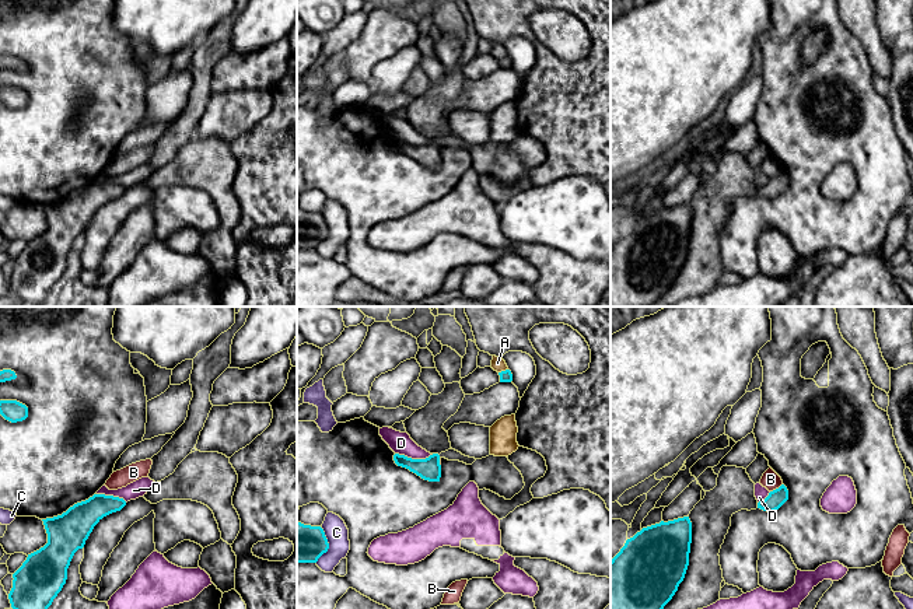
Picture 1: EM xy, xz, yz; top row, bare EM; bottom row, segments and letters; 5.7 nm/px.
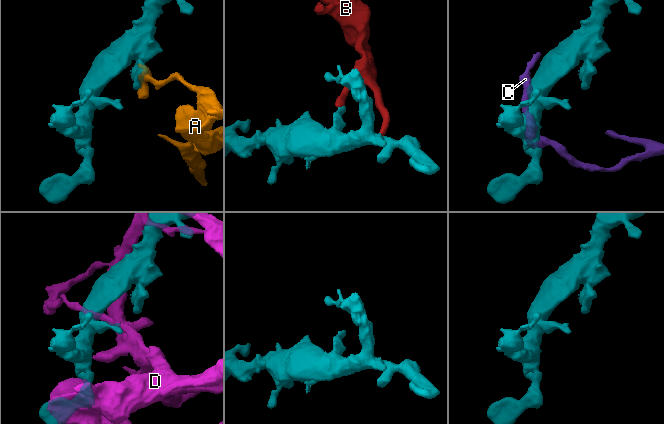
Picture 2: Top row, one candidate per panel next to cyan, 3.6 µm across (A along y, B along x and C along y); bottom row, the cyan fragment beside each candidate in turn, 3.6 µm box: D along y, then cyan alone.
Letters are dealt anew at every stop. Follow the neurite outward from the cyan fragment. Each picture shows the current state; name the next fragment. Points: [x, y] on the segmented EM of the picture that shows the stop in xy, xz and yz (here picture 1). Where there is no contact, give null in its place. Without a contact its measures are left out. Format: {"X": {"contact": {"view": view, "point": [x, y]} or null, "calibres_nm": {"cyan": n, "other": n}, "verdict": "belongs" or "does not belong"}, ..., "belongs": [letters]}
{"A": {"contact": {"view": "xz", "point": [503, 371]}, "calibres_nm": {"cyan": 70, "other": 80}, "verdict": "does not belong"}, "B": {"contact": {"view": "yz", "point": [776, 489]}, "calibres_nm": {"cyan": 100, "other": 100}, "verdict": "does not belong"}, "C": {"contact": {"view": "xz", "point": [328, 545]}, "calibres_nm": {"cyan": 220, "other": 140}, "verdict": "does not belong"}, "D": {"contact": {"view": "xz", "point": [415, 459]}, "calibres_nm": {"cyan": 130, "other": 130}, "verdict": "does not belong"}, "belongs": []}

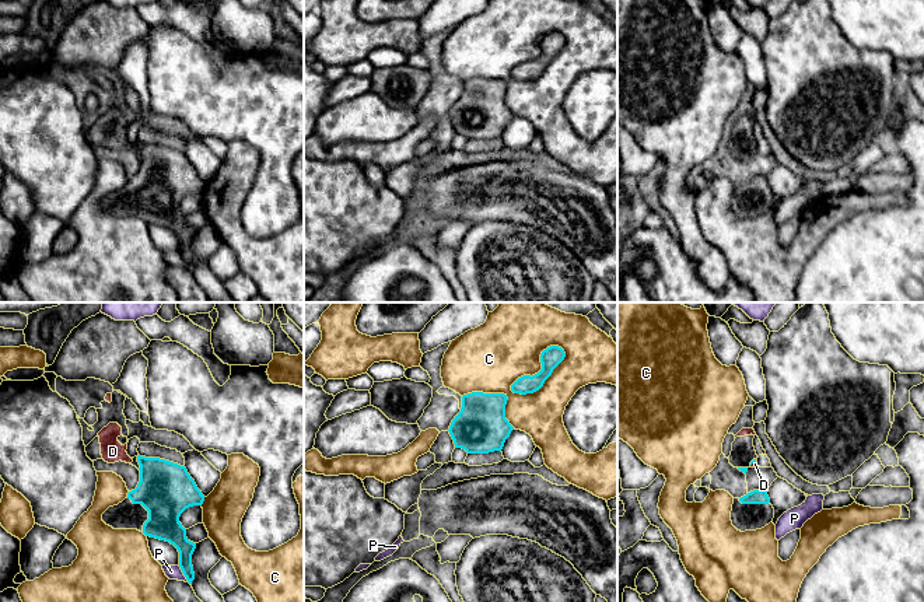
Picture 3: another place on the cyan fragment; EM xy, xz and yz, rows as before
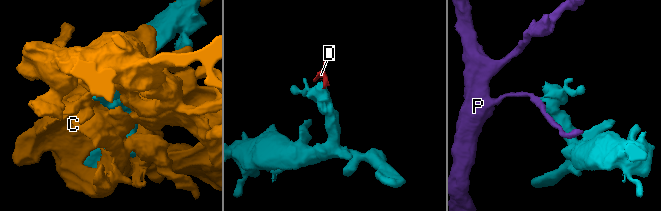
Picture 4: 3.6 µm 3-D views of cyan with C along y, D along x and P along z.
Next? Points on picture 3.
{"C": {"contact": {"view": "xz", "point": [543, 382]}, "calibres_nm": {"cyan": 120, "other": 300}, "verdict": "does not belong"}, "D": {"contact": {"view": "yz", "point": [753, 462]}, "calibres_nm": {"cyan": 20, "other": 20}, "verdict": "belongs"}, "P": {"contact": {"view": "xy", "point": [184, 574]}, "calibres_nm": {"cyan": 120, "other": 80}, "verdict": "does not belong"}, "belongs": ["D"]}

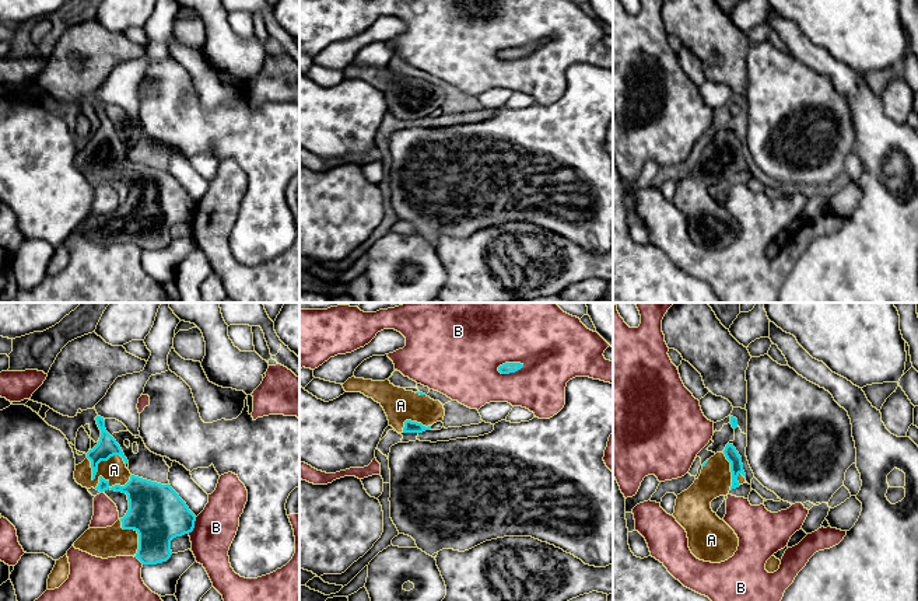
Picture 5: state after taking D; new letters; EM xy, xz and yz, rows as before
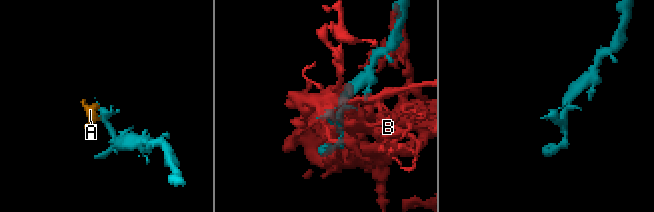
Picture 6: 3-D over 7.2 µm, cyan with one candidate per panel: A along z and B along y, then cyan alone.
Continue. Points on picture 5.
{"A": {"contact": {"view": "xy", "point": [104, 460]}, "calibres_nm": {"cyan": 120, "other": 140}, "verdict": "belongs"}, "B": {"contact": {"view": "xz", "point": [510, 363]}, "calibres_nm": {"cyan": 60, "other": 500}, "verdict": "does not belong"}, "belongs": ["A"]}

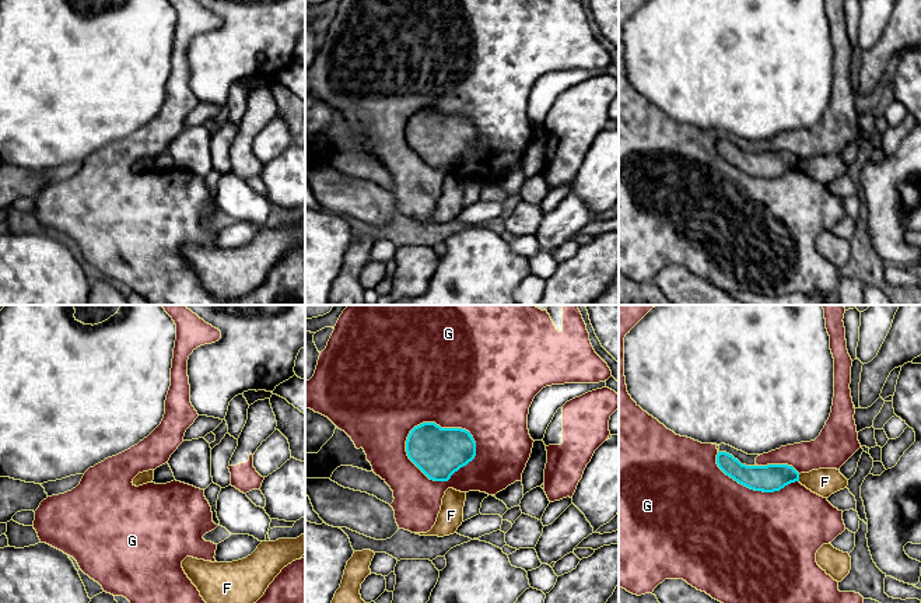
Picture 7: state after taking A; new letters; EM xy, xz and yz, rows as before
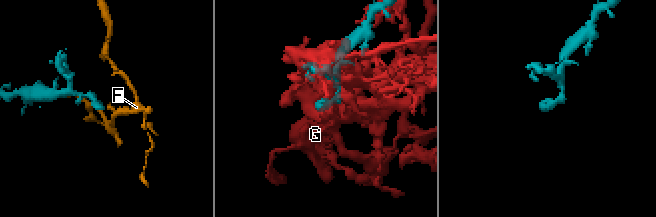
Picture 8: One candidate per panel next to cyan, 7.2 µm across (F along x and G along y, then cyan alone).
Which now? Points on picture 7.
{"F": {"contact": {"view": "yz", "point": [798, 477]}, "calibres_nm": {"cyan": 160, "other": 160}, "verdict": "does not belong"}, "G": {"contact": {"view": "xz", "point": [447, 428]}, "calibres_nm": {"cyan": 280, "other": 480}, "verdict": "does not belong"}, "belongs": []}

